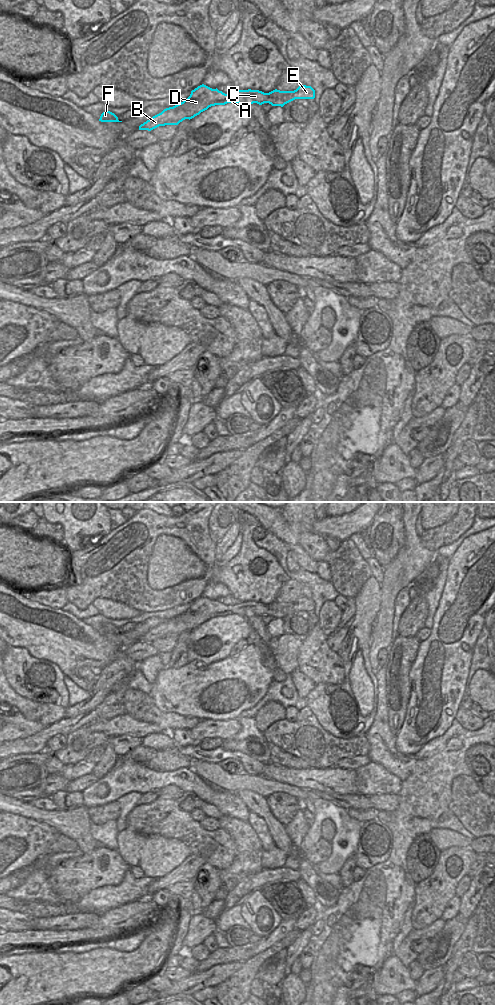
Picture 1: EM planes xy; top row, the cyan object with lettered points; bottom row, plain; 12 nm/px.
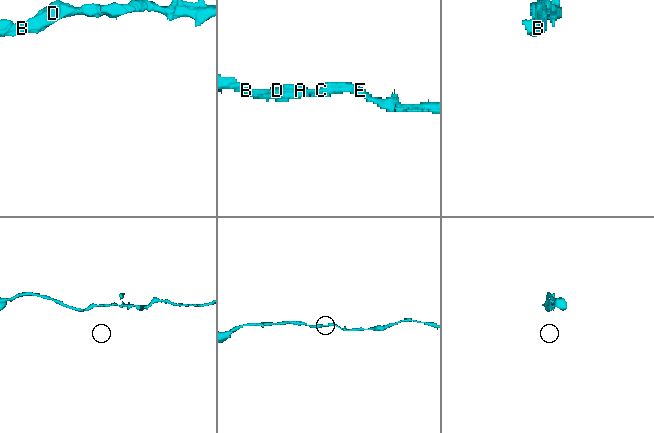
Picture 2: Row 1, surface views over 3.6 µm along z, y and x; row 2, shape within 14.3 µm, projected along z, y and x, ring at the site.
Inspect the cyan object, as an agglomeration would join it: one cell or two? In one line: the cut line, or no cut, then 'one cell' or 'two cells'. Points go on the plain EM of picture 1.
no cut | one cell

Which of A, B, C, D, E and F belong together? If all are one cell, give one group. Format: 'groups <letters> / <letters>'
groups A B C D E F

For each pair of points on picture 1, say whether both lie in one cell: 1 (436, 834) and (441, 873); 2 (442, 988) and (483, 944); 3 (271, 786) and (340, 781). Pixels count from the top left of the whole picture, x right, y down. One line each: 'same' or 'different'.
1: different
2: different
3: different

